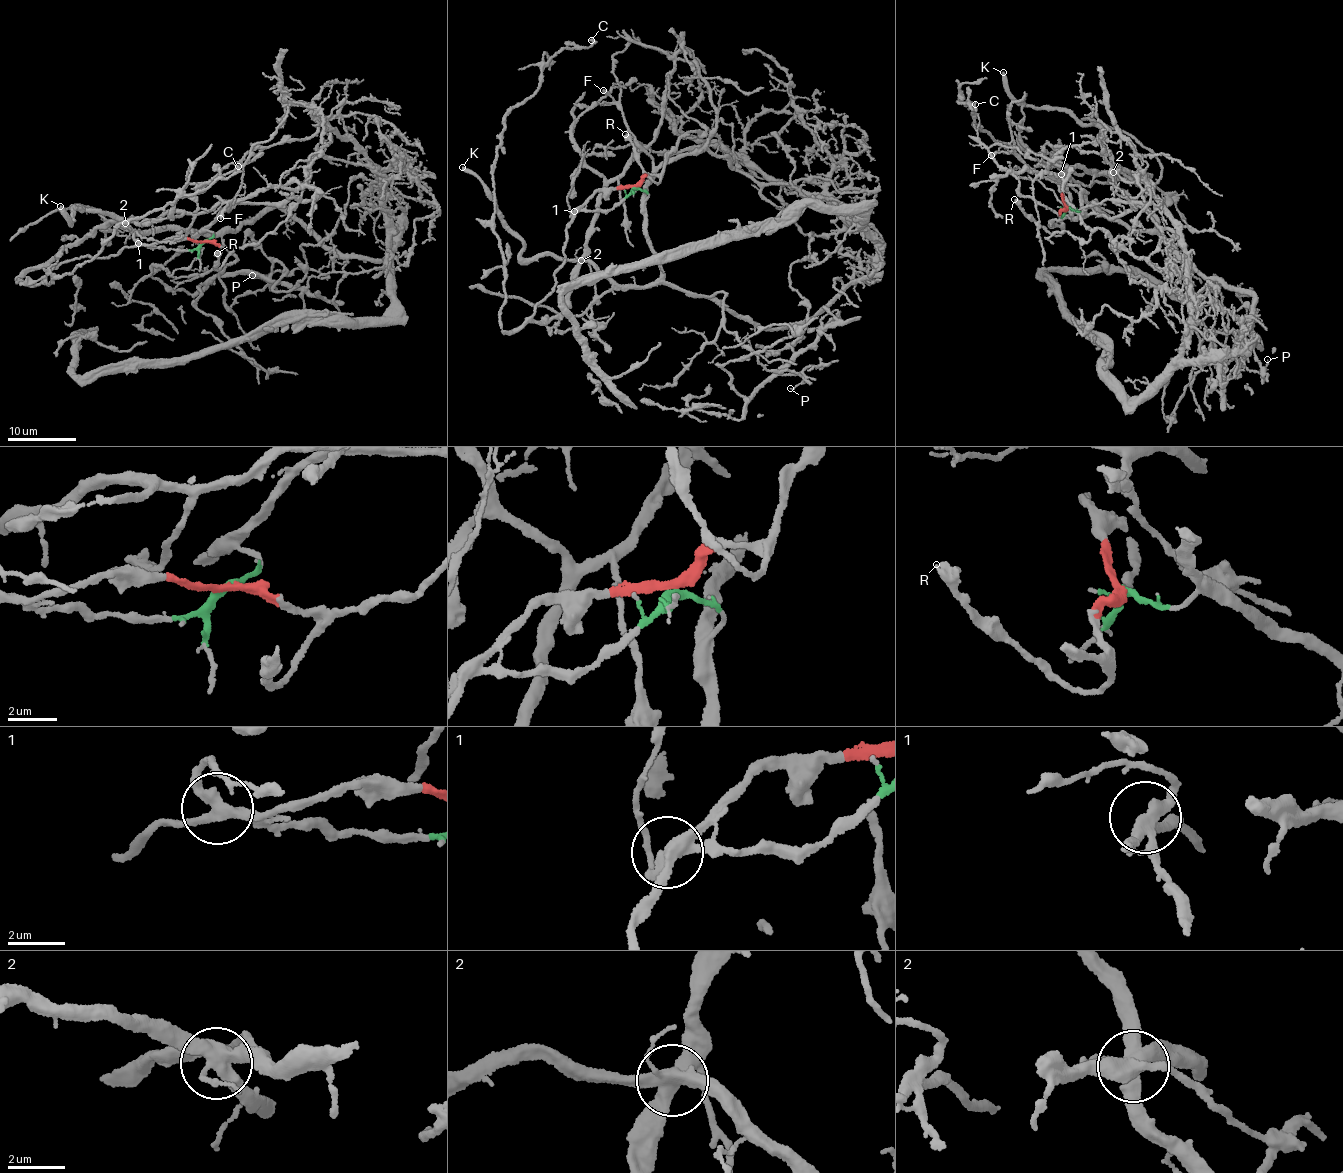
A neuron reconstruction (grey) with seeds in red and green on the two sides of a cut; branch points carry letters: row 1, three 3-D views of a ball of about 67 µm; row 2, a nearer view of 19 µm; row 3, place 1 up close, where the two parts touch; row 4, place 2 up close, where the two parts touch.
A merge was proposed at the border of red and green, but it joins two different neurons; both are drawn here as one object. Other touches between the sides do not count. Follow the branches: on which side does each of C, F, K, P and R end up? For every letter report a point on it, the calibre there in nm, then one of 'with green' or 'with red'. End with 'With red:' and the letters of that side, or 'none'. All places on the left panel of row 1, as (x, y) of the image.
C: (238, 166) | 240 nm | with red
F: (220, 218) | 320 nm | with green
K: (60, 206) | 400 nm | with green
P: (252, 275) | 110 nm | with green
R: (217, 253) | 500 nm | with red
With red: C, R

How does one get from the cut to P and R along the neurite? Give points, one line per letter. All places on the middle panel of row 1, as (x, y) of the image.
P: (634, 187), (648, 195), (647, 243), (666, 282), (723, 293), (726, 330), (770, 371), (802, 378), (790, 388)
R: (634, 187), (648, 176), (659, 176), (657, 183), (642, 165), (625, 134)

